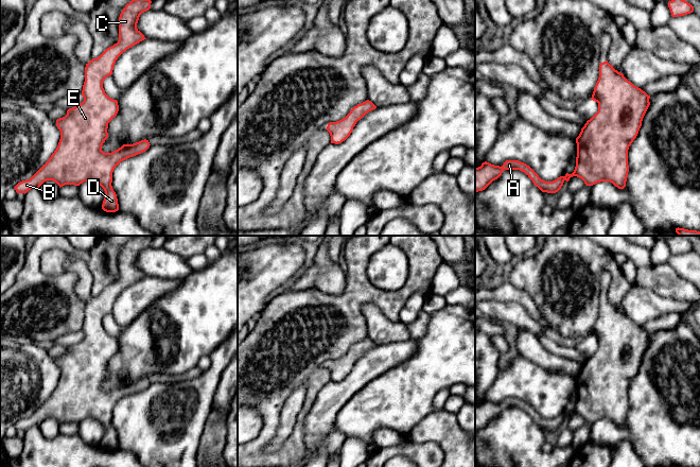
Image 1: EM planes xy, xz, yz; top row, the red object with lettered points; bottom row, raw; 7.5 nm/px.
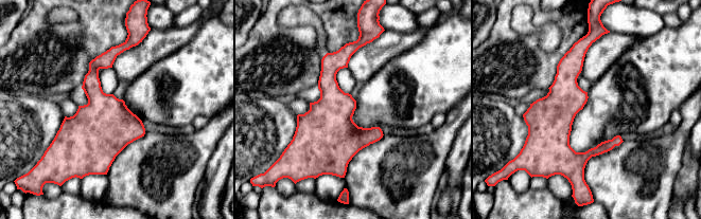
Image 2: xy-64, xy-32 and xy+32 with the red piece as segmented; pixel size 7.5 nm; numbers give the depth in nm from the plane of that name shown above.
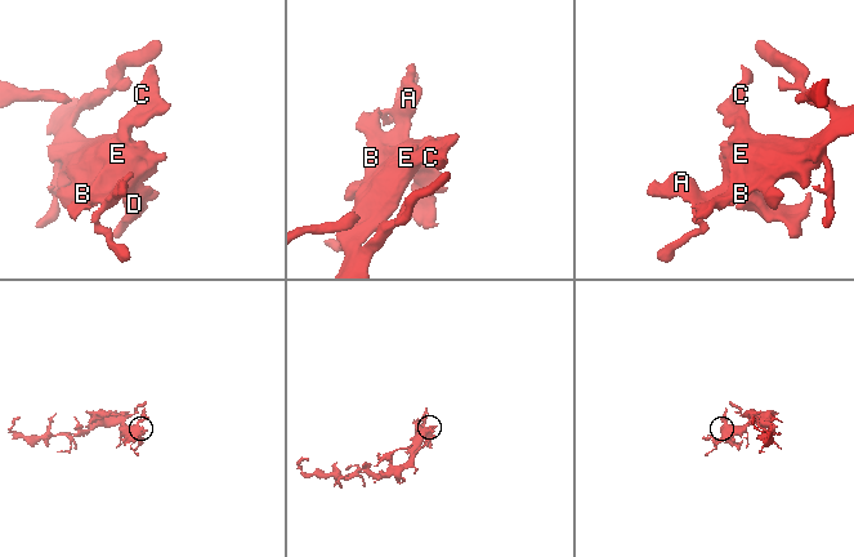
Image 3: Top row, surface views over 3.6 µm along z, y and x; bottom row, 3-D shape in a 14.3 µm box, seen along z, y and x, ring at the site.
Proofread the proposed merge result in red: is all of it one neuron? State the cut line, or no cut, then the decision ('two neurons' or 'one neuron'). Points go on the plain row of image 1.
cut none; one neuron

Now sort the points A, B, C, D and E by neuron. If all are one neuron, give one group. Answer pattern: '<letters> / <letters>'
A B C D E

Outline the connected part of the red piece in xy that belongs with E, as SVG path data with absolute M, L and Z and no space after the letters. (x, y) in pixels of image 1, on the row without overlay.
M145 236L133 237L125 243L119 255L119 278L107 286L99 295L92 296L85 305L85 319L82 333L84 339L67 348L67 352L56 358L60 368L58 383L48 399L30 416L18 420L14 426L17 431L27 431L31 427L39 427L47 418L55 419L59 426L65 422L80 423L84 419L99 421L105 429L102 447L106 450L119 448L117 432L112 427L112 410L123 398L145 390L150 385L144 377L133 382L123 382L111 391L104 391L102 383L108 376L108 361L119 349L118 339L109 335L103 326L104 317L112 312L118 295L127 287L146 277L137 266L139 255L151 246L152 239Z

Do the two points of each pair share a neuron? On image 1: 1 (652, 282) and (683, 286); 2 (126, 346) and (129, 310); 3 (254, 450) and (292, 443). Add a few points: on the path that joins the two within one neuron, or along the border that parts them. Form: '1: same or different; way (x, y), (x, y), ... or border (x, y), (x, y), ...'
1: same; way (660, 282), (676, 286)
2: different; border (146, 308), (123, 328)
3: same; way (263, 455), (279, 455), (282, 452)

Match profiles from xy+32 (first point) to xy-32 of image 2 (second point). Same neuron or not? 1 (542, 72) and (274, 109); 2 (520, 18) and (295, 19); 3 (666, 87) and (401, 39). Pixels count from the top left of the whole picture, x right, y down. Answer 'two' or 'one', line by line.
1: two
2: one
3: two

